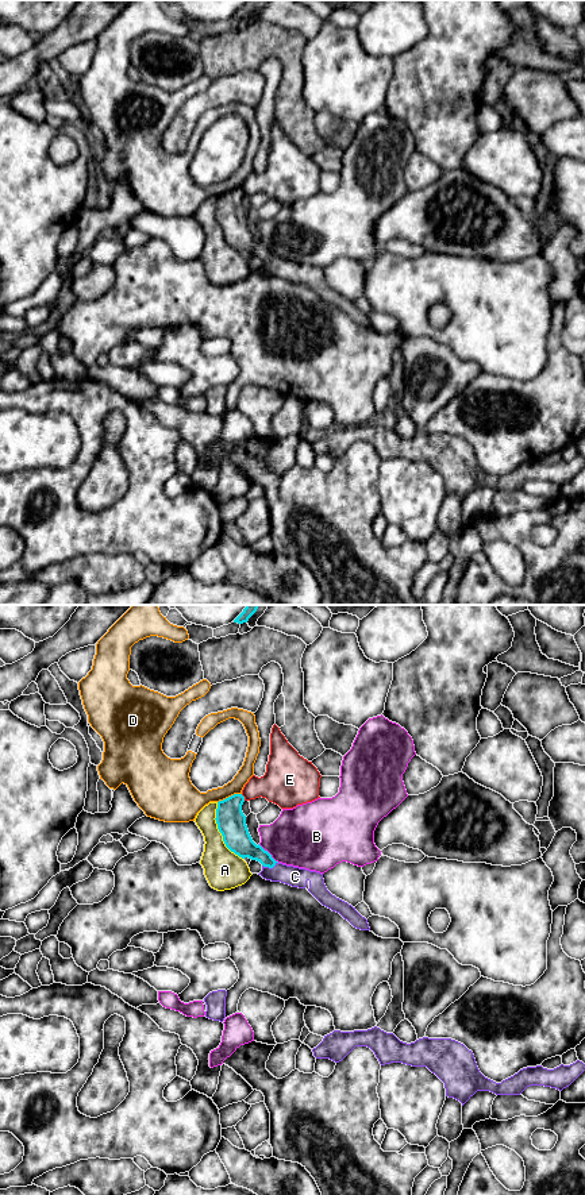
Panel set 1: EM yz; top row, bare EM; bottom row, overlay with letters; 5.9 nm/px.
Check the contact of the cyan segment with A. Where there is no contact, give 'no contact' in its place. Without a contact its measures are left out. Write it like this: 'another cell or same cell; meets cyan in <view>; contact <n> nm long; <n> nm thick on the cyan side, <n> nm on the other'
another cell; meets cyan in yz; contact 380 nm long; 180 nm thick on the cyan side, 240 nm on the other

